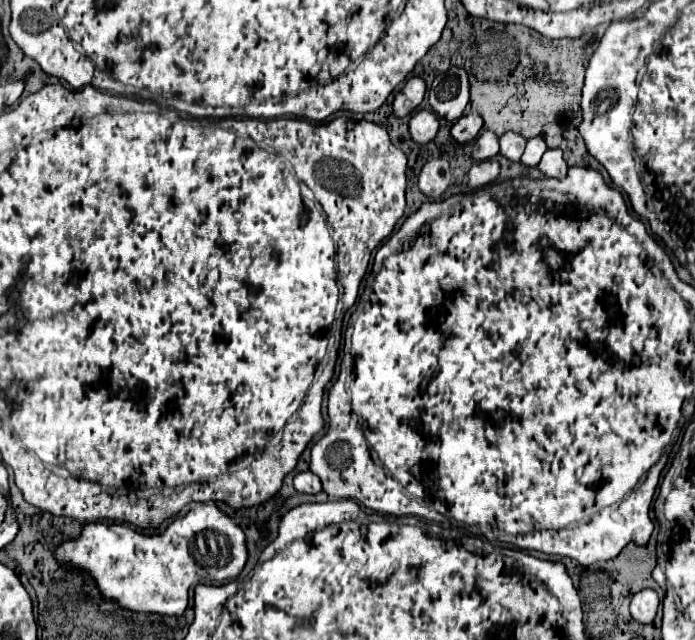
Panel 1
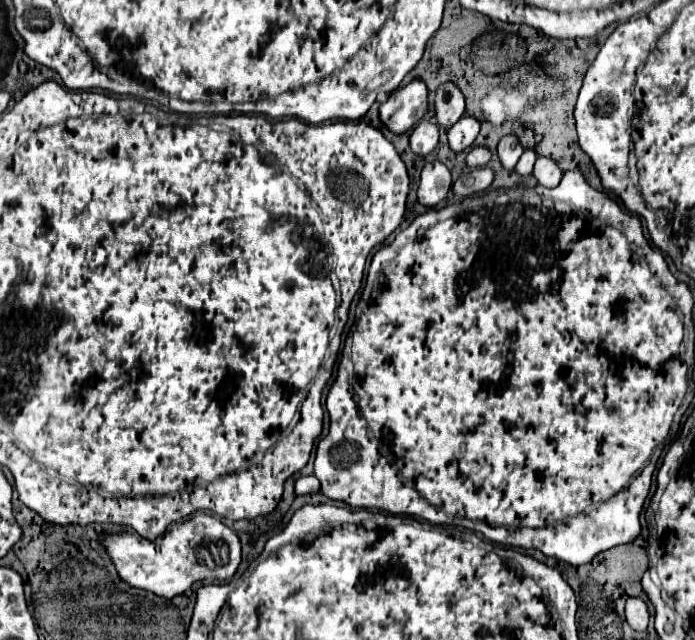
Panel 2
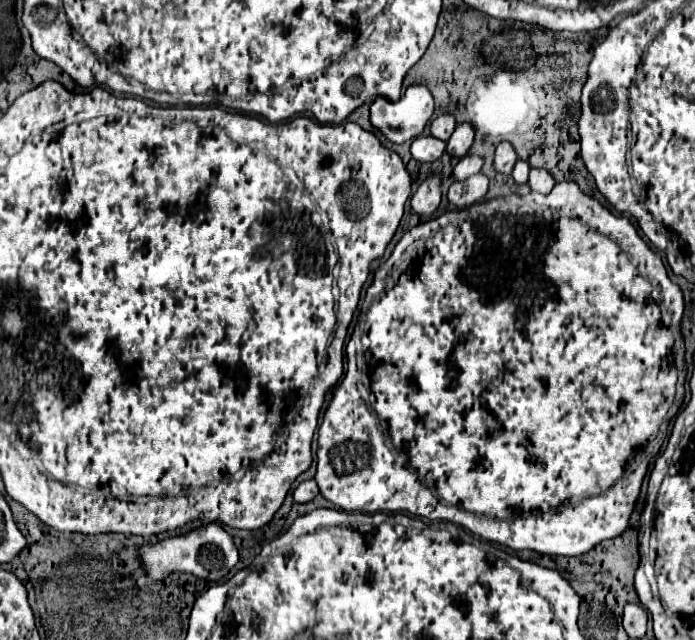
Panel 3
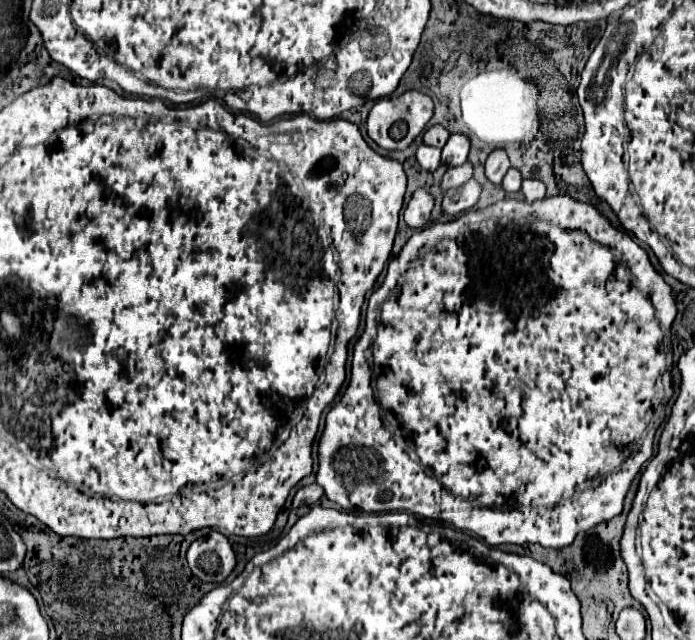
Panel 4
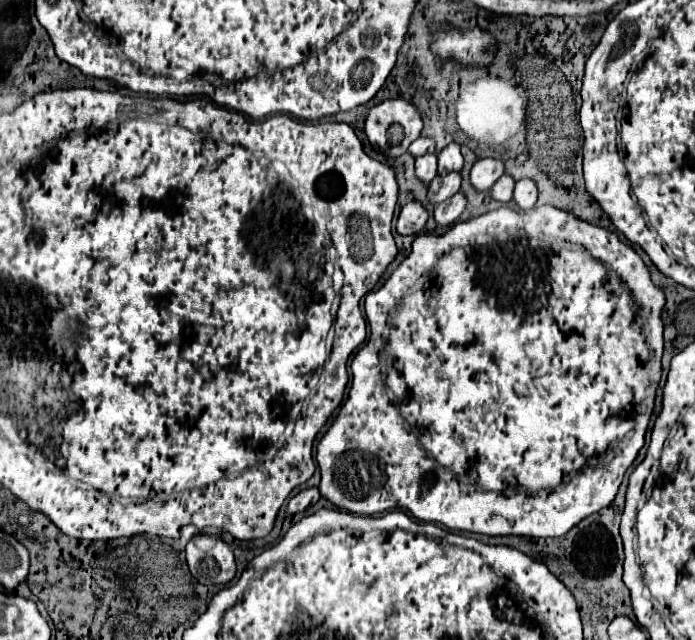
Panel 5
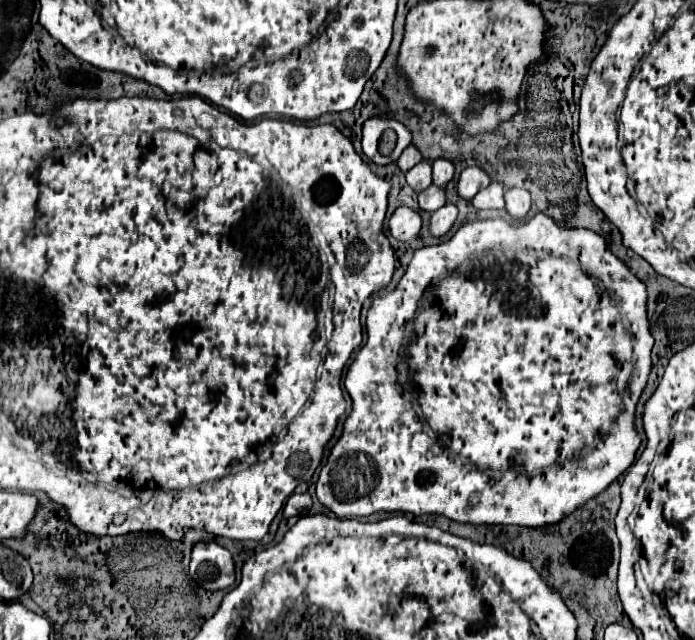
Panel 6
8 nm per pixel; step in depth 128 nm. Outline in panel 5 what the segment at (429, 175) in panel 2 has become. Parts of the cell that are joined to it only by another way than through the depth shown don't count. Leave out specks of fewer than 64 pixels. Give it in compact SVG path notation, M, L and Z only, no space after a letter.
M408 202L406 206L402 206L398 222L396 222L396 230L400 234L420 234L424 224L428 220L428 210L424 208L422 202Z

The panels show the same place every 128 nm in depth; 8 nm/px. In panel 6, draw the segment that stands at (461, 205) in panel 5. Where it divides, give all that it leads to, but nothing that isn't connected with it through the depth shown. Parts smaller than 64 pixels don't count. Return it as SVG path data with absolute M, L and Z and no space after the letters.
M446 204L440 210L432 212L432 218L430 218L432 236L444 236L452 228L456 216L458 216L458 208L454 204Z

